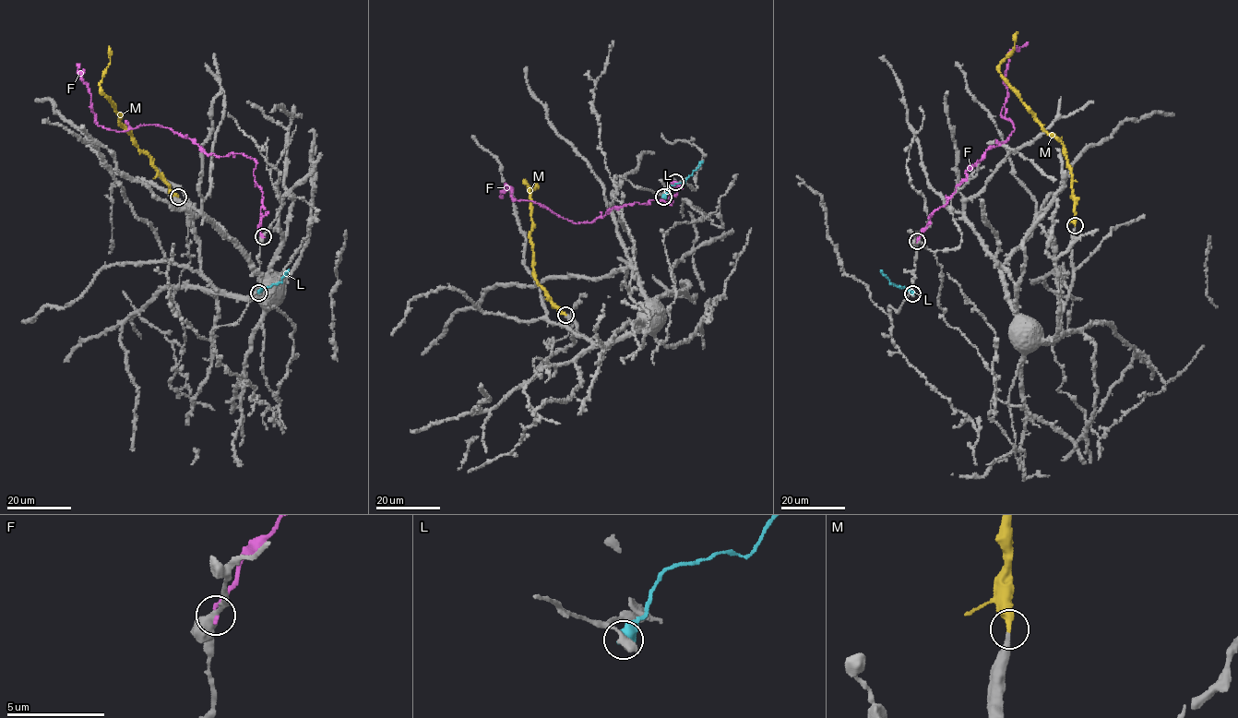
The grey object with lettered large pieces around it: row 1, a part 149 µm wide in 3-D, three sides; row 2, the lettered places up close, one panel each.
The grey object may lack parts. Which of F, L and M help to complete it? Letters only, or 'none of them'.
M

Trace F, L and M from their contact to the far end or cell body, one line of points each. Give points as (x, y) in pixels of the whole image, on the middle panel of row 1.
F: (675, 182), (670, 204), (621, 206), (591, 221), (572, 222), (529, 200), (513, 200), (506, 185), (501, 197)
L: (663, 197), (670, 185), (683, 183), (703, 161)
M: (565, 315), (541, 288), (534, 270), (534, 246), (530, 238), (531, 192), (525, 182), (528, 186), (536, 187)

